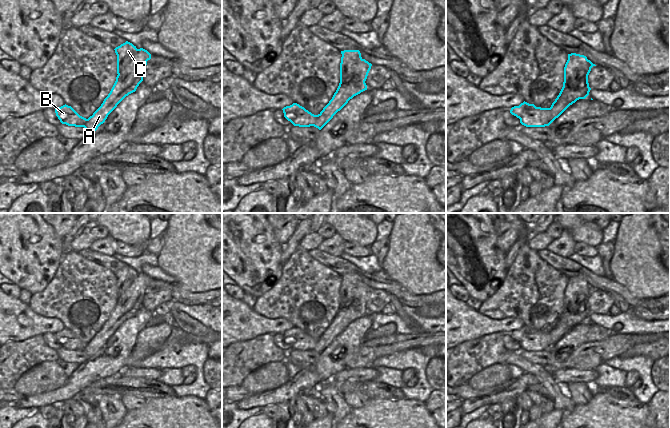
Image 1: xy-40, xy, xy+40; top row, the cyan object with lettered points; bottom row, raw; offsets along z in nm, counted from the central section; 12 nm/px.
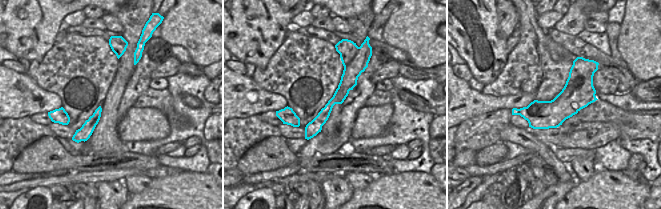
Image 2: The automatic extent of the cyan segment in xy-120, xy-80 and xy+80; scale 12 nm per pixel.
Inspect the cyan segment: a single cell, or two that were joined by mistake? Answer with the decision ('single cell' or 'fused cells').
fused cells

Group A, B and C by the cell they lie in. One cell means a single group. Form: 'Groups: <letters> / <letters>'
Groups: A / B C.

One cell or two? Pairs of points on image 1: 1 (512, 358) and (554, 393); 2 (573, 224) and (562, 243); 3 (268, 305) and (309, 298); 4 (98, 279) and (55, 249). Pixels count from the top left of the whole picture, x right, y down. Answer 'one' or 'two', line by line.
1: one
2: two
3: one
4: two

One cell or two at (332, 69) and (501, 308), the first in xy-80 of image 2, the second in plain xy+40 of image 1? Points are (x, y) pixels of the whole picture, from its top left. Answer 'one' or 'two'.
one

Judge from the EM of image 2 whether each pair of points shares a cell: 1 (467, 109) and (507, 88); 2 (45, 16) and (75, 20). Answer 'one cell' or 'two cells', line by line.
1: two cells
2: two cells

